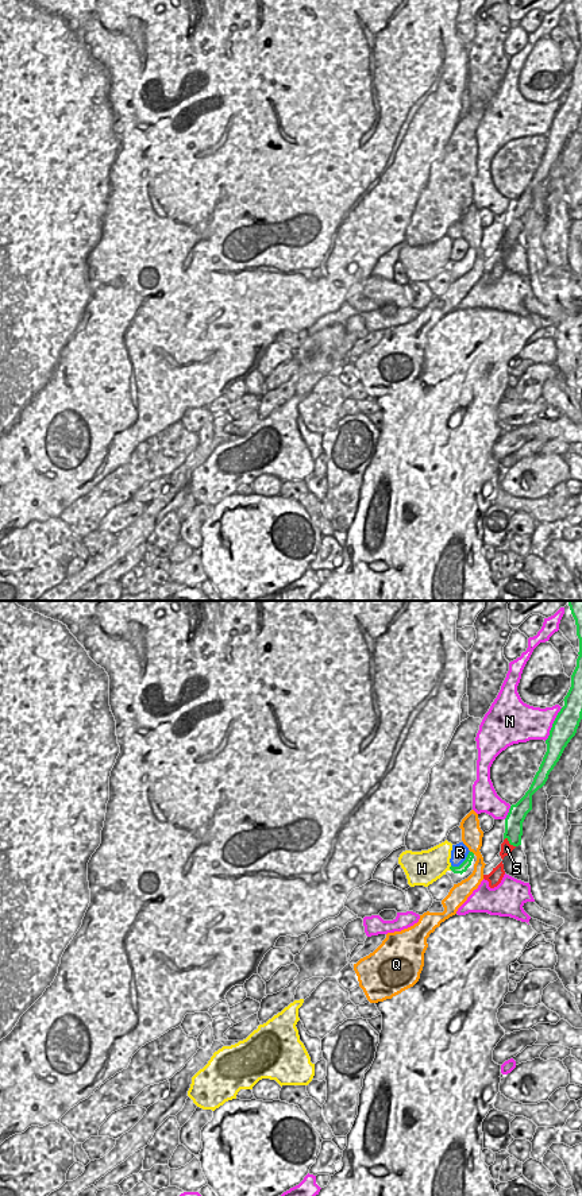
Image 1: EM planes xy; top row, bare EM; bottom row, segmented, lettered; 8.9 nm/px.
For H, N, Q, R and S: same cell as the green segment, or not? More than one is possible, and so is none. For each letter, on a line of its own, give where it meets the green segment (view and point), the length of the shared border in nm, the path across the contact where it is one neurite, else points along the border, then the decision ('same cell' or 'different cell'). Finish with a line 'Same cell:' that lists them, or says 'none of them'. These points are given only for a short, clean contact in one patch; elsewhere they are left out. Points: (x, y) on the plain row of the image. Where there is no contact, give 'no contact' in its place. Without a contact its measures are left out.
H: contact xy (450, 263); length 50 nm; border xy (451, 261), (450, 265); different cell
N: contact xy (552, 119); length 340 nm; different cell
Q: contact xy (471, 247); length 60 nm; different cell
R: contact xy (463, 257); length 220 nm; different cell
S: contact xy (509, 238); length 130 nm; same cell
Same cell: S

